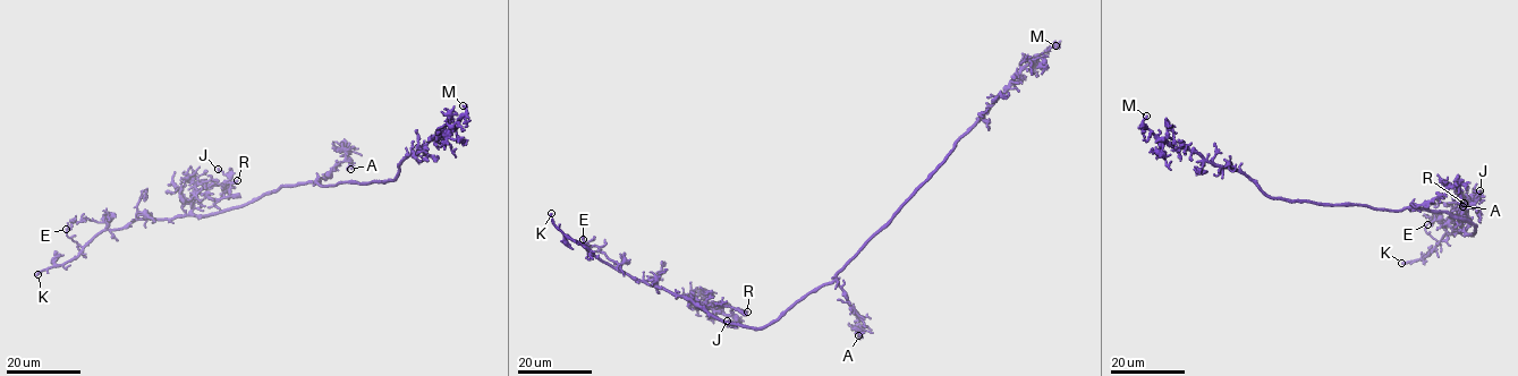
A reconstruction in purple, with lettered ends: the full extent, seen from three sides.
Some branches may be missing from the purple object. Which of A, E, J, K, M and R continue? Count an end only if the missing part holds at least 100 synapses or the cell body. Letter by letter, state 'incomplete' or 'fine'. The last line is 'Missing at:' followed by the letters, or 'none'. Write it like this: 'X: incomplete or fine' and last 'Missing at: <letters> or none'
A: fine
E: fine
J: fine
K: incomplete
M: fine
R: fine
Missing at: K

